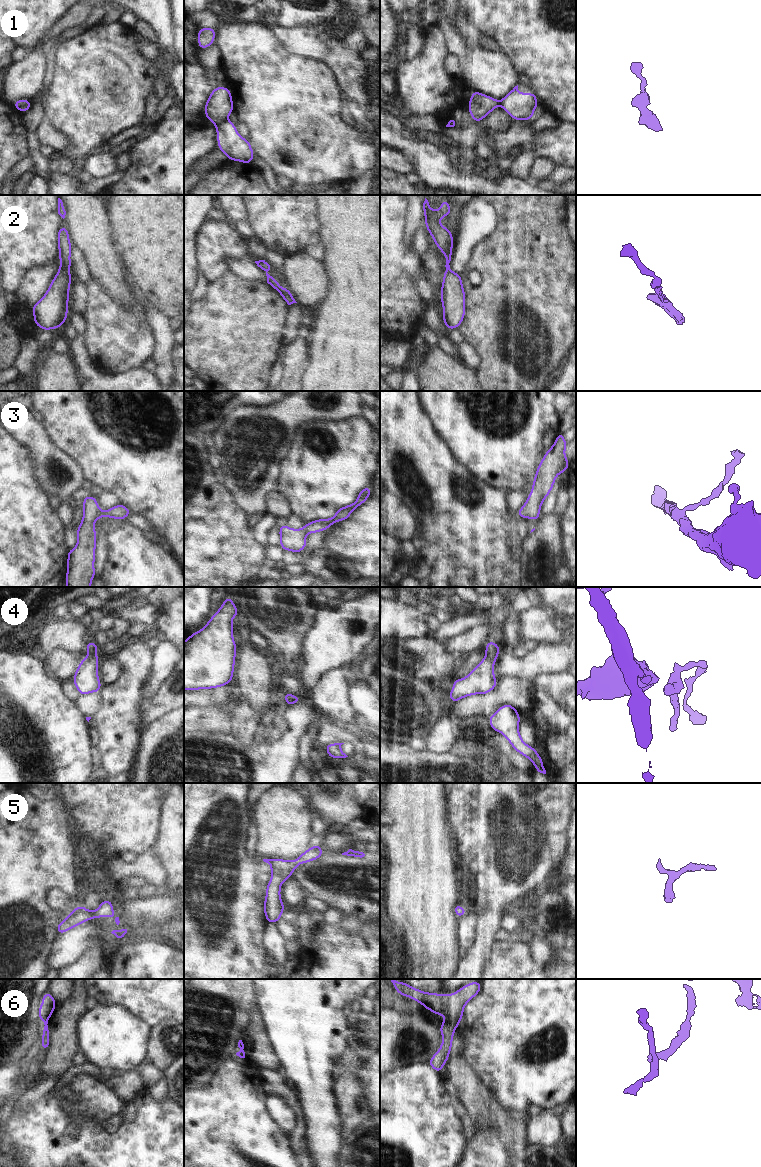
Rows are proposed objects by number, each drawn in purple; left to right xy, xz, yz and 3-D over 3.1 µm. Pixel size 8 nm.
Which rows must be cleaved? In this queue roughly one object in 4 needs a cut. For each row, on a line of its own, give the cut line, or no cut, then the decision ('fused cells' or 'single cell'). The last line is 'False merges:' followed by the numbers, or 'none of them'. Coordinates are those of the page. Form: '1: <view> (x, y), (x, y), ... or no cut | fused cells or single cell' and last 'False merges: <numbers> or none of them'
1: xz (227, 118), (216, 125) | fused cells
2: no cut | single cell
3: no cut | single cell
4: no cut | single cell
5: no cut | single cell
6: no cut | single cell
False merges: 1

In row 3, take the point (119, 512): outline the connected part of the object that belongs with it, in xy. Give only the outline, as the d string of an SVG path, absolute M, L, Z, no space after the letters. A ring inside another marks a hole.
M84 497L83 519L77 527L77 545L74 549L67 551L67 575L65 577L67 587L91 587L92 579L97 575L94 570L97 538L94 529L95 521L101 516L125 520L131 513L132 511L121 503L107 511L102 511L99 509L96 497Z

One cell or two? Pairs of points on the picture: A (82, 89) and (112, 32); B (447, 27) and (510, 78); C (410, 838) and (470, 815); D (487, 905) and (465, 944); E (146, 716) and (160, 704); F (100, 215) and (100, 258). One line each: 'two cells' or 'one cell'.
A: one cell
B: one cell
C: two cells
D: two cells
E: one cell
F: one cell

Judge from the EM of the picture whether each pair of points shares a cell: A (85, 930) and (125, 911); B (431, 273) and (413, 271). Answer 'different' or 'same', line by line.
A: same
B: different

